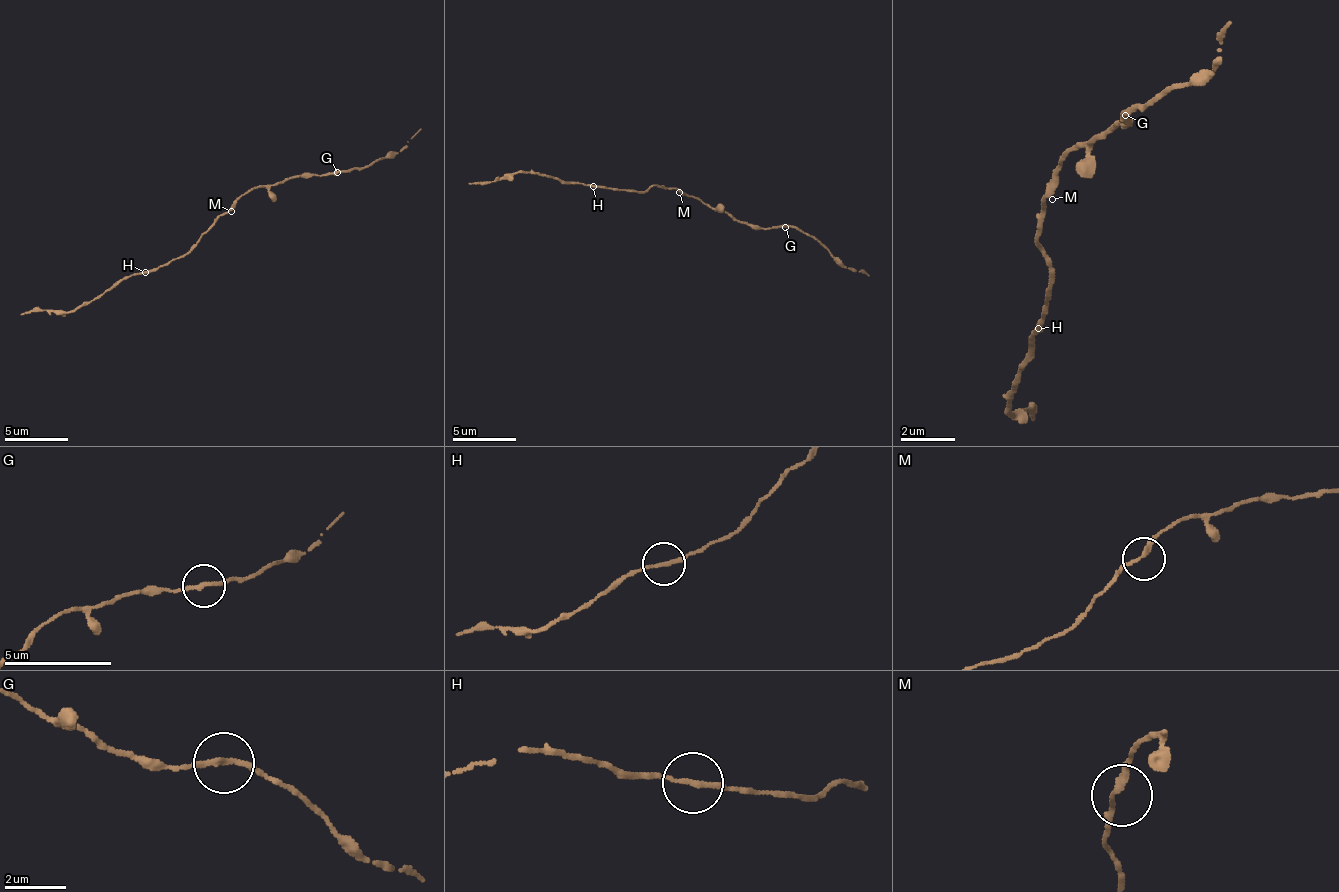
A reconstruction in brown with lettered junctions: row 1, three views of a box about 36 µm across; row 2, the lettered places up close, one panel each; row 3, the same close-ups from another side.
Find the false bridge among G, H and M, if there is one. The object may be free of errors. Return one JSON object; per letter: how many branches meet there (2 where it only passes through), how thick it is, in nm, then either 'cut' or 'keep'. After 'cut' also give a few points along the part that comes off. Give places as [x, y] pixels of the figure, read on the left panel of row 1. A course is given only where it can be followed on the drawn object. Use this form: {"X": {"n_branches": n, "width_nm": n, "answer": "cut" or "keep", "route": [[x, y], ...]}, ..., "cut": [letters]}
{"G": {"n_branches": 2, "width_nm": 190, "answer": "keep"}, "H": {"n_branches": 2, "width_nm": 180, "answer": "keep"}, "M": {"n_branches": 2, "width_nm": 190, "answer": "keep"}, "cut": []}

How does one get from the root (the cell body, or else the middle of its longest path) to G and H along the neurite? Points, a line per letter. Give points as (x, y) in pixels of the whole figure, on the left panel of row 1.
G: (225, 215), (247, 192), (260, 186), (285, 183), (292, 176), (327, 176), (337, 173)
H: (225, 215), (186, 253), (145, 272)

